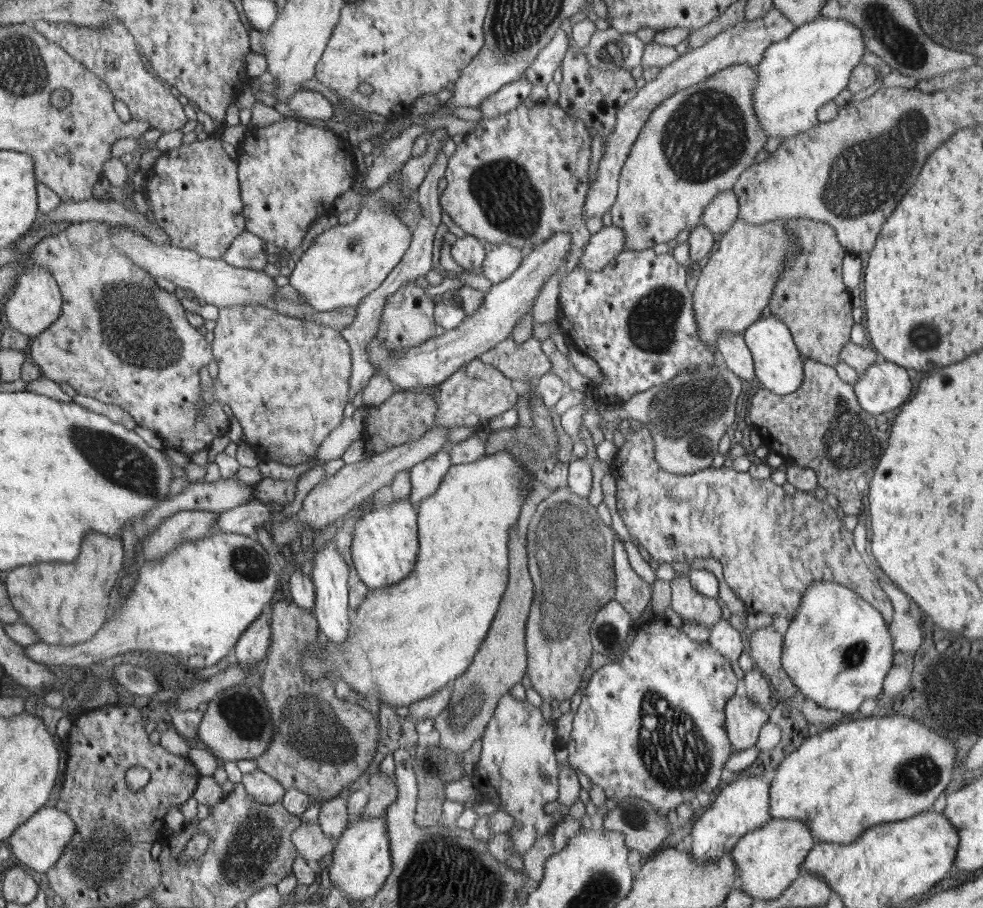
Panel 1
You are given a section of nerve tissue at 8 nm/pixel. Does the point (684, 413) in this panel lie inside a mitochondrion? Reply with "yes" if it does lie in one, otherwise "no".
yes

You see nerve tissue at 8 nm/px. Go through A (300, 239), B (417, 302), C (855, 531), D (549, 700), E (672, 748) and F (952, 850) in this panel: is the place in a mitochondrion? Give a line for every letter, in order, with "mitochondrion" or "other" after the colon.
A: other
B: other
C: other
D: other
E: mitochondrion
F: other

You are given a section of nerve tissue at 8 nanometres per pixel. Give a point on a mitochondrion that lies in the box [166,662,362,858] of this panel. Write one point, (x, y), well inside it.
(333, 742)

